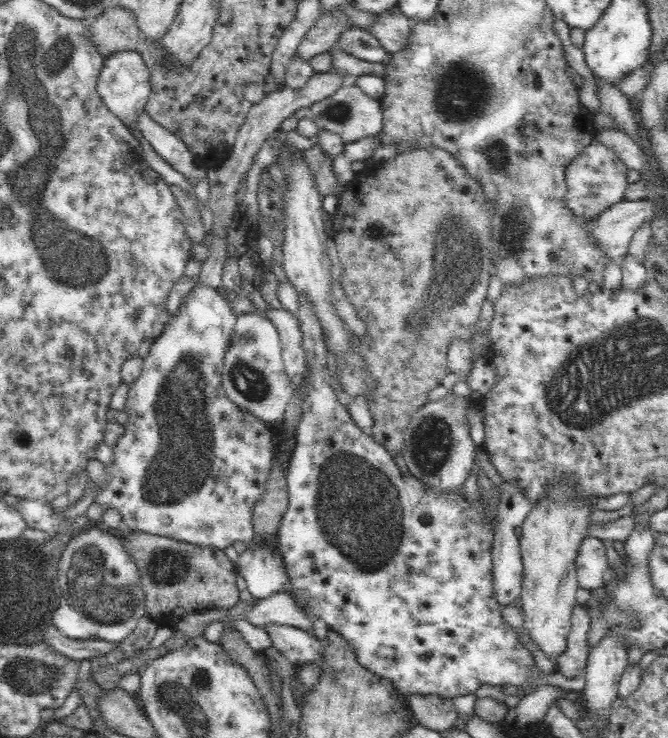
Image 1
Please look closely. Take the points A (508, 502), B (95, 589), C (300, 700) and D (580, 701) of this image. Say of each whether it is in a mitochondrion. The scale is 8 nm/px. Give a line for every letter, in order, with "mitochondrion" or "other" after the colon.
A: other
B: mitochondrion
C: other
D: other

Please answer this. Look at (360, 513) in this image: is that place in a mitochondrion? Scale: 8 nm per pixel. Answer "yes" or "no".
yes

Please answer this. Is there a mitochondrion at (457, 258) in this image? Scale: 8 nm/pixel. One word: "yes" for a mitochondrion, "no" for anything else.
yes

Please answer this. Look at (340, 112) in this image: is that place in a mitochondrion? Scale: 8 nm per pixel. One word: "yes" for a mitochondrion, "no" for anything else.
yes

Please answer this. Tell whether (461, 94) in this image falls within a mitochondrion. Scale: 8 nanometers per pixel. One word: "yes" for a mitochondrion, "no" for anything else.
yes

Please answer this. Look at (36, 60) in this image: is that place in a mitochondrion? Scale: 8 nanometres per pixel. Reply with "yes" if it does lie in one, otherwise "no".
yes

